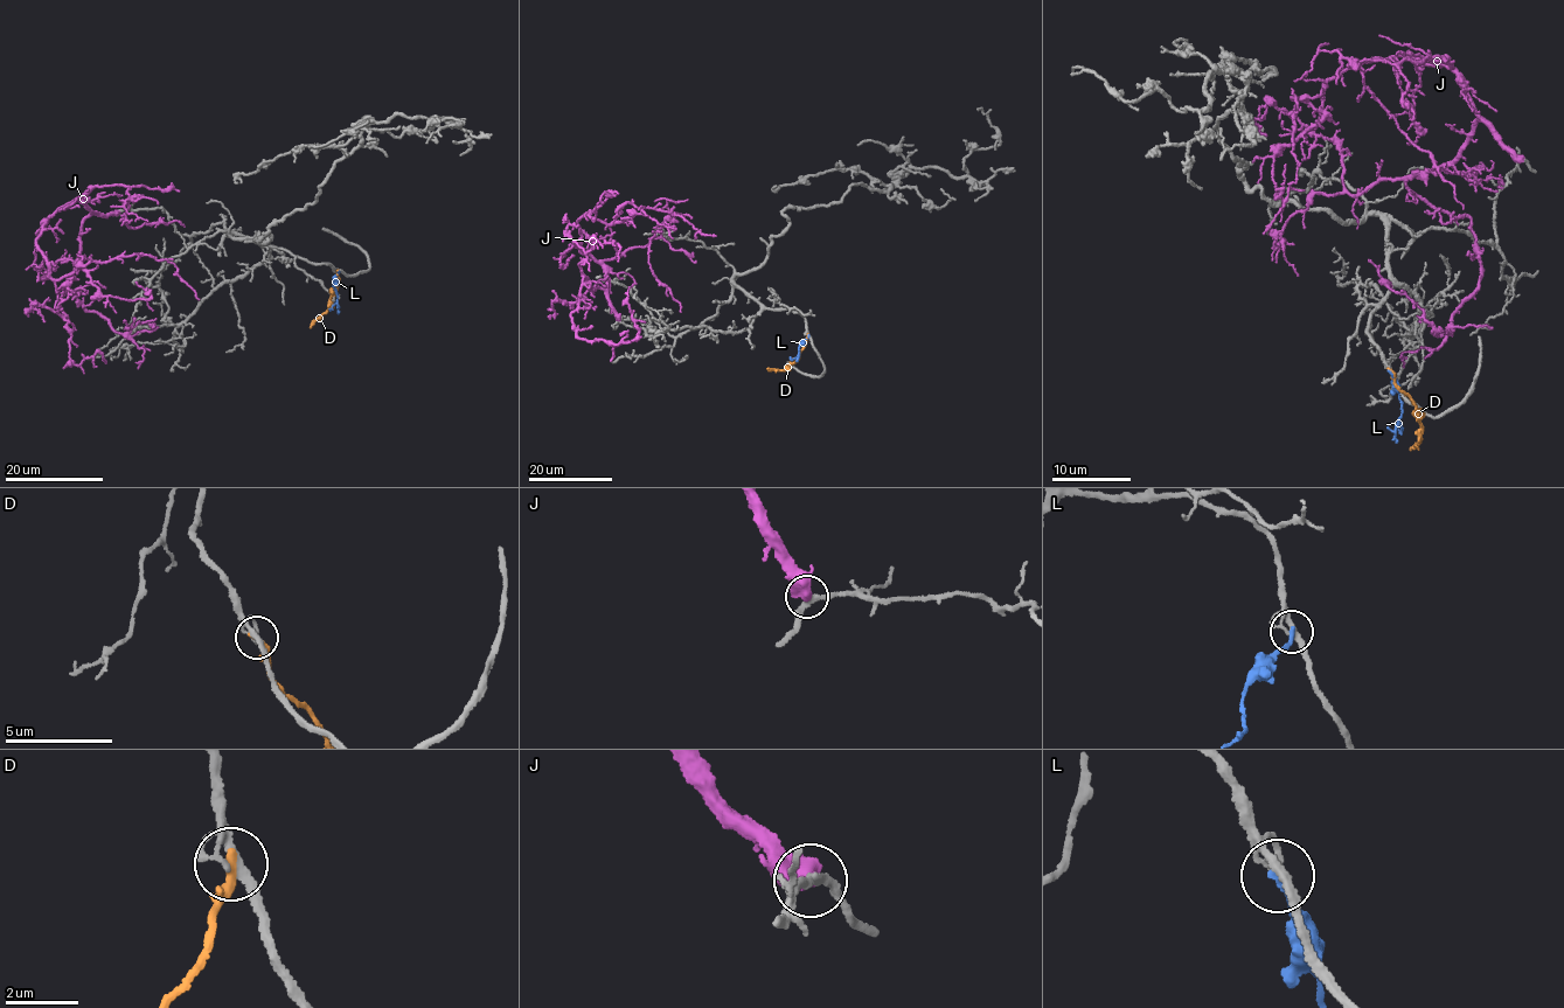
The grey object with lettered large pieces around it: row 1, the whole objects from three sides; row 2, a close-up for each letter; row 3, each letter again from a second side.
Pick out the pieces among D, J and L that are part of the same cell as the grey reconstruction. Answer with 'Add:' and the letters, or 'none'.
Add: none

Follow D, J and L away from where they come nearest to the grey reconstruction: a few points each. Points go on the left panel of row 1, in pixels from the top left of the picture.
D: (336, 270), (338, 285), (331, 307), (310, 328)
J: (119, 211), (60, 206), (36, 240), (49, 275), (151, 255), (176, 268), (199, 299)
L: (338, 271), (333, 284), (338, 301), (329, 310)

